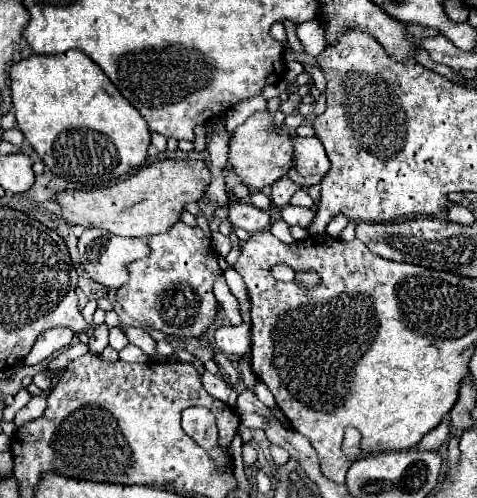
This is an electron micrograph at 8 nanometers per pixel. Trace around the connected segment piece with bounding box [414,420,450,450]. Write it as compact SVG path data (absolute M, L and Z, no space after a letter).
M442 420L434 430L430 430L430 432L422 438L420 446L414 446L414 450L438 450L438 448L446 442L448 434L450 434L450 426L448 426L446 420Z

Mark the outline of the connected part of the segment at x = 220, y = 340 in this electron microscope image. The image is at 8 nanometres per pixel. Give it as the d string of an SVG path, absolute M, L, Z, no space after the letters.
M222 326L214 334L216 348L224 354L246 354L250 350L250 326Z

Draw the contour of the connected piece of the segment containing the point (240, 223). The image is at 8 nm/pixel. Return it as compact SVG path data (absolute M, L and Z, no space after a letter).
M232 202L228 206L228 216L234 228L244 228L250 234L256 234L270 226L270 214L248 202Z

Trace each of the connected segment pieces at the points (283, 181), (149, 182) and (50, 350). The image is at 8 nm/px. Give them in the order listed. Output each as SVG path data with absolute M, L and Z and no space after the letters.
M284 176L284 178L280 178L278 182L274 182L272 184L272 188L270 188L270 198L272 198L272 202L276 204L276 206L286 206L288 202L290 202L290 198L292 198L292 194L296 192L296 190L300 190L300 186L296 186L296 182L292 182L288 176Z
M158 160L150 166L142 166L114 186L56 194L56 204L60 208L58 220L84 228L104 228L124 238L148 238L166 232L174 222L178 222L184 204L200 200L208 184L210 170L202 160Z
M56 328L56 330L46 330L44 334L40 334L40 338L36 340L34 348L30 350L30 354L24 358L26 366L34 366L46 358L50 358L52 354L60 352L62 348L70 346L74 338L74 332L68 328Z

